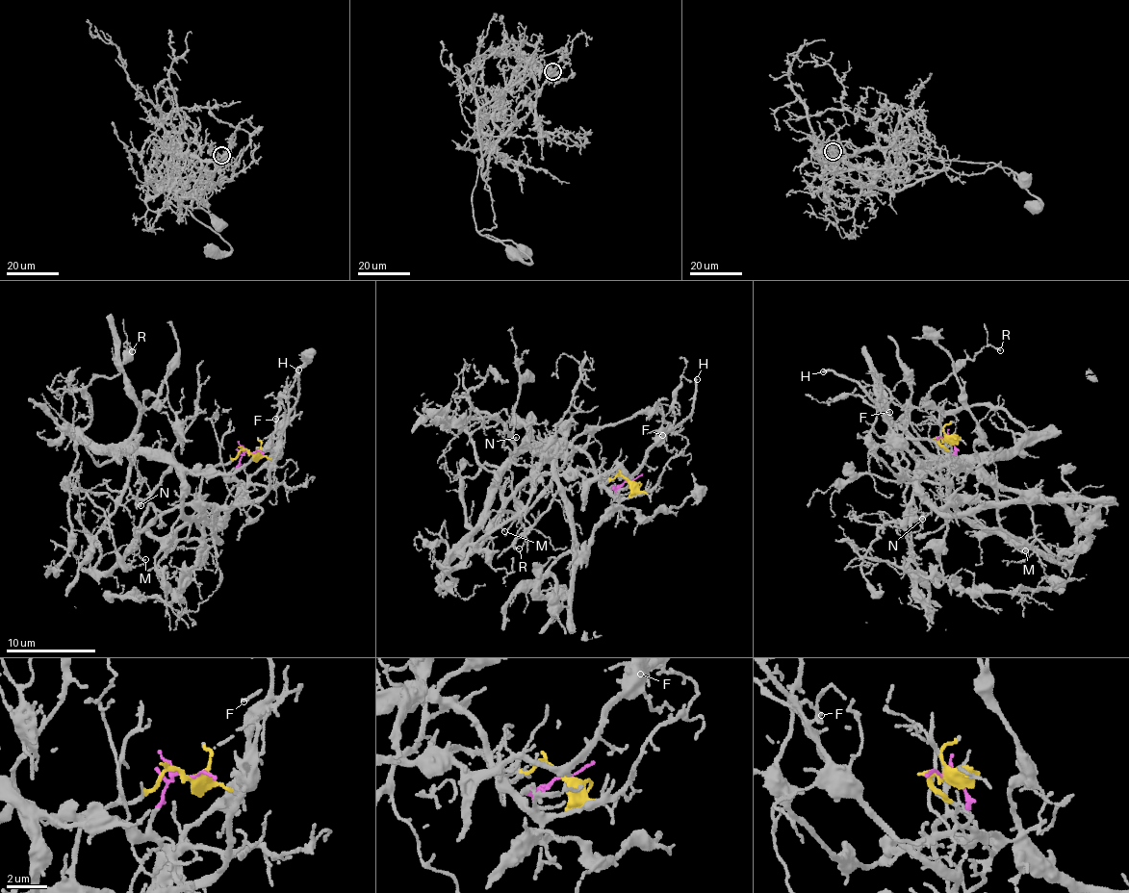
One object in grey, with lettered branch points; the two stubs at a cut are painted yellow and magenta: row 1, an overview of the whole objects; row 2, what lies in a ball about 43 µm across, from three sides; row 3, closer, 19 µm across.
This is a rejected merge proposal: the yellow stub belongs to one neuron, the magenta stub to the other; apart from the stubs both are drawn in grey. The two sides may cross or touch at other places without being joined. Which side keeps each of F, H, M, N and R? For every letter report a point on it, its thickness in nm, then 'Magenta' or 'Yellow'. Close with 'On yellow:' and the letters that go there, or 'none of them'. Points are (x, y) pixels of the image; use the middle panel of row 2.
F: Place: (662, 435). Thickness 130 nm. Yellow
H: Place: (697, 379). Thickness 200 nm. Yellow
M: Place: (504, 531). Thickness 120 nm. Yellow
N: Place: (516, 437). Thickness 130 nm. Yellow
R: Place: (519, 548). Thickness 130 nm. Magenta
On yellow: F, H, M, N

